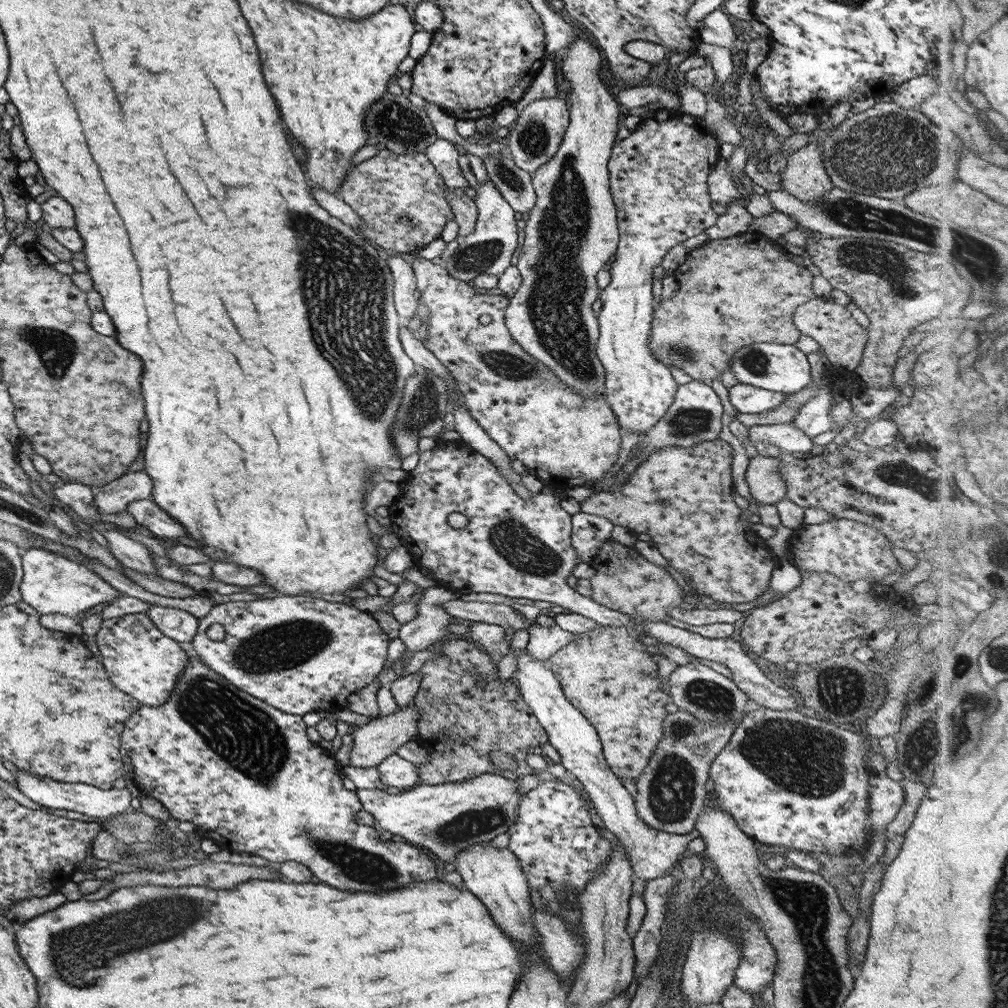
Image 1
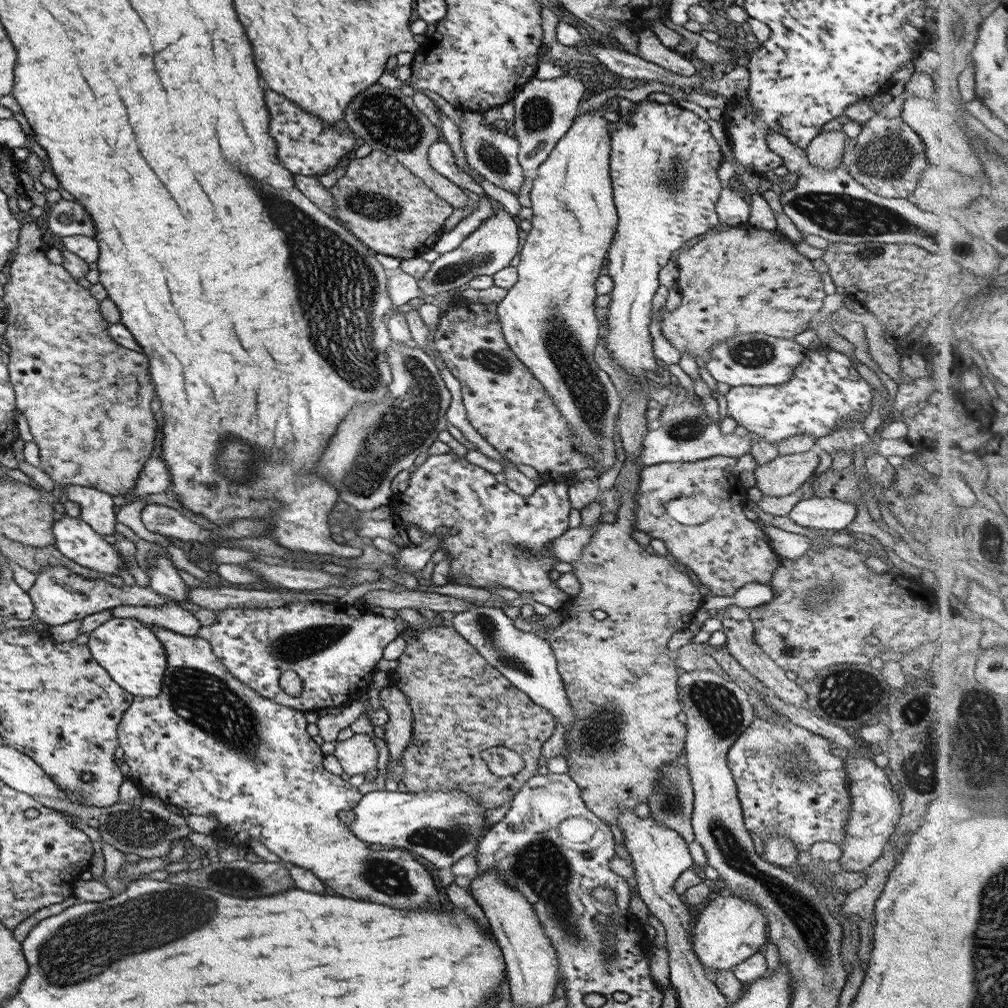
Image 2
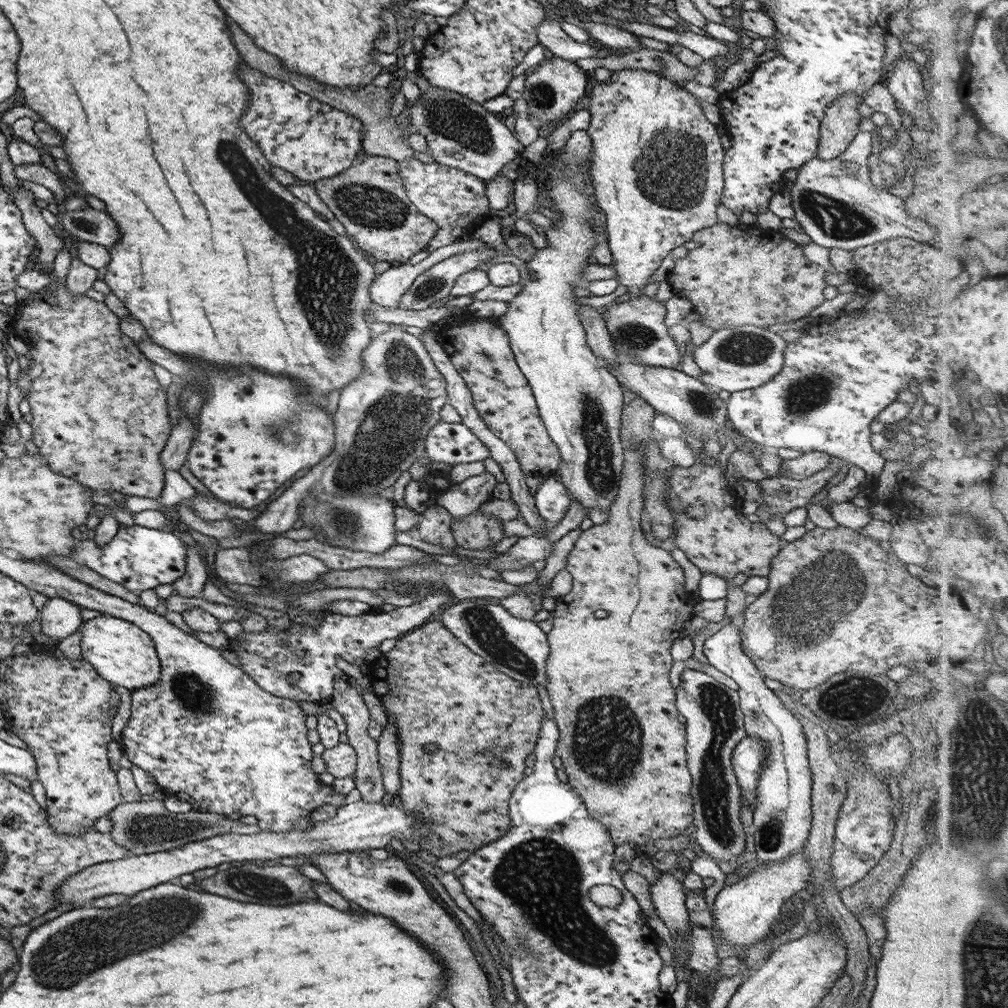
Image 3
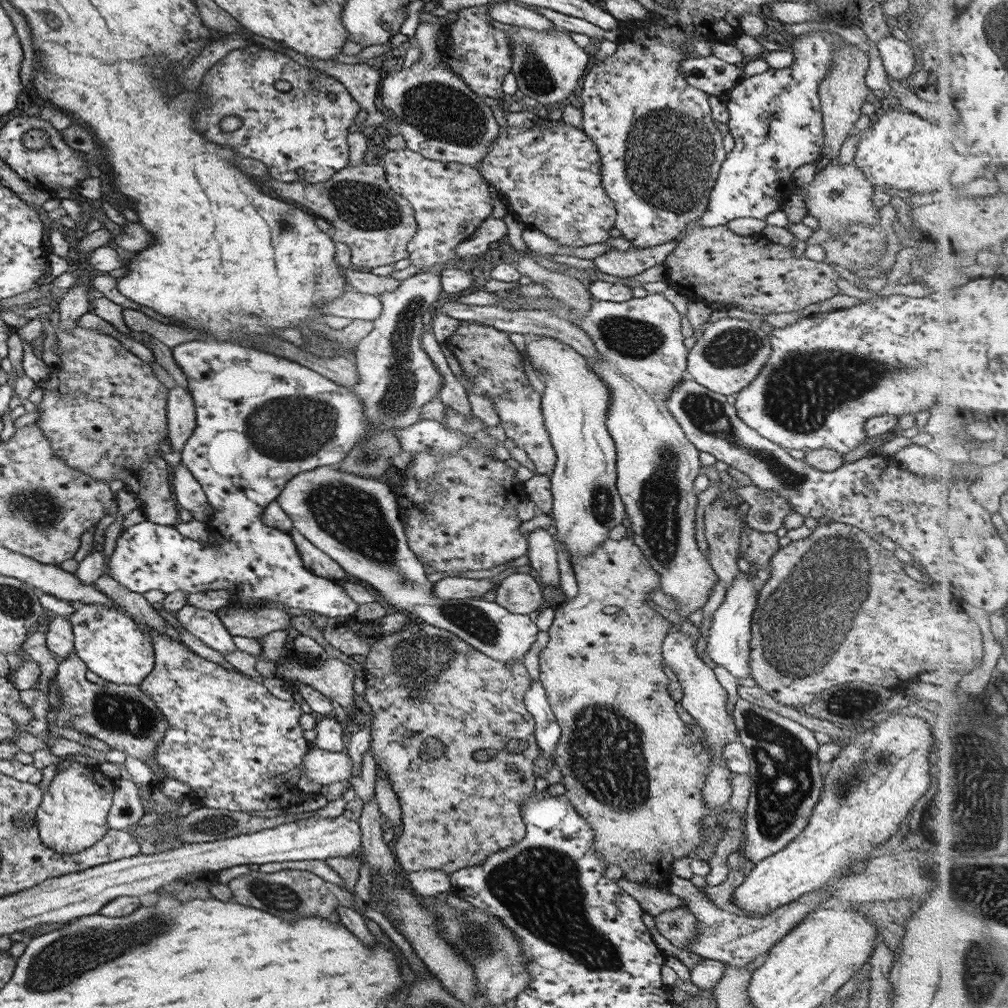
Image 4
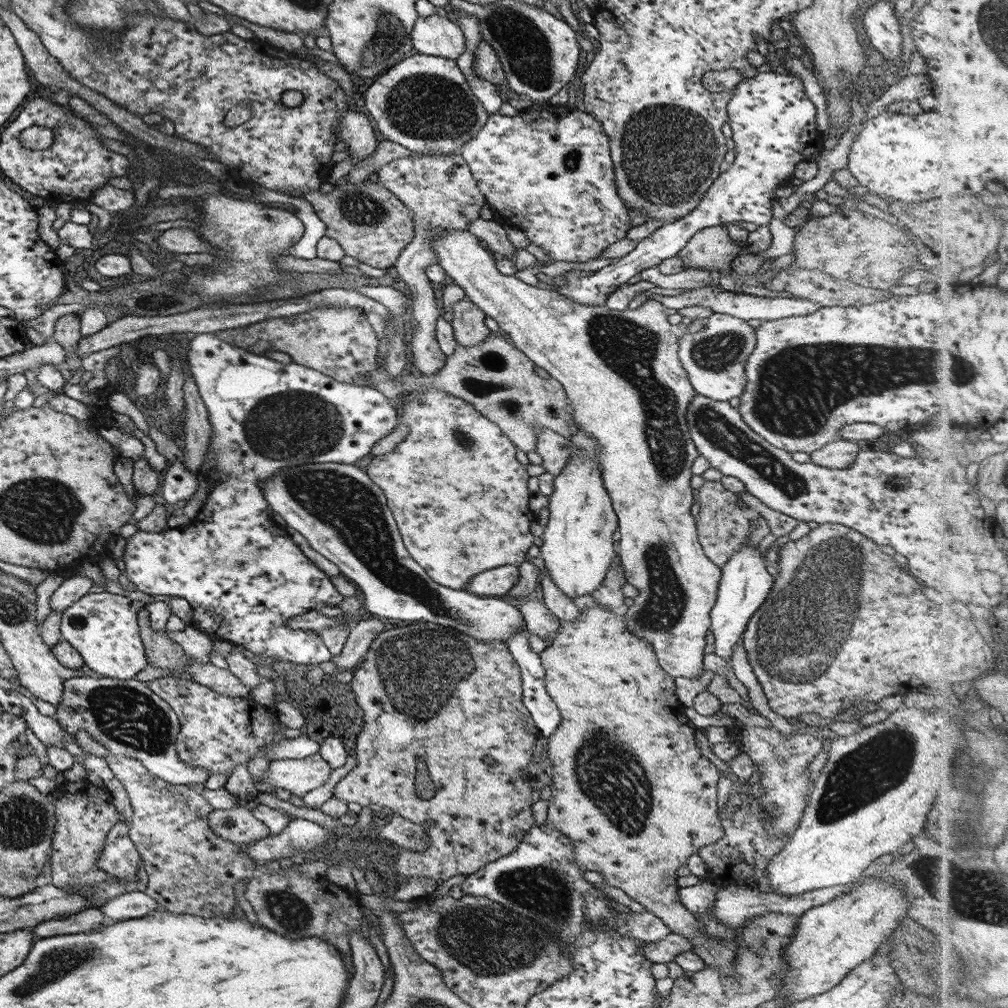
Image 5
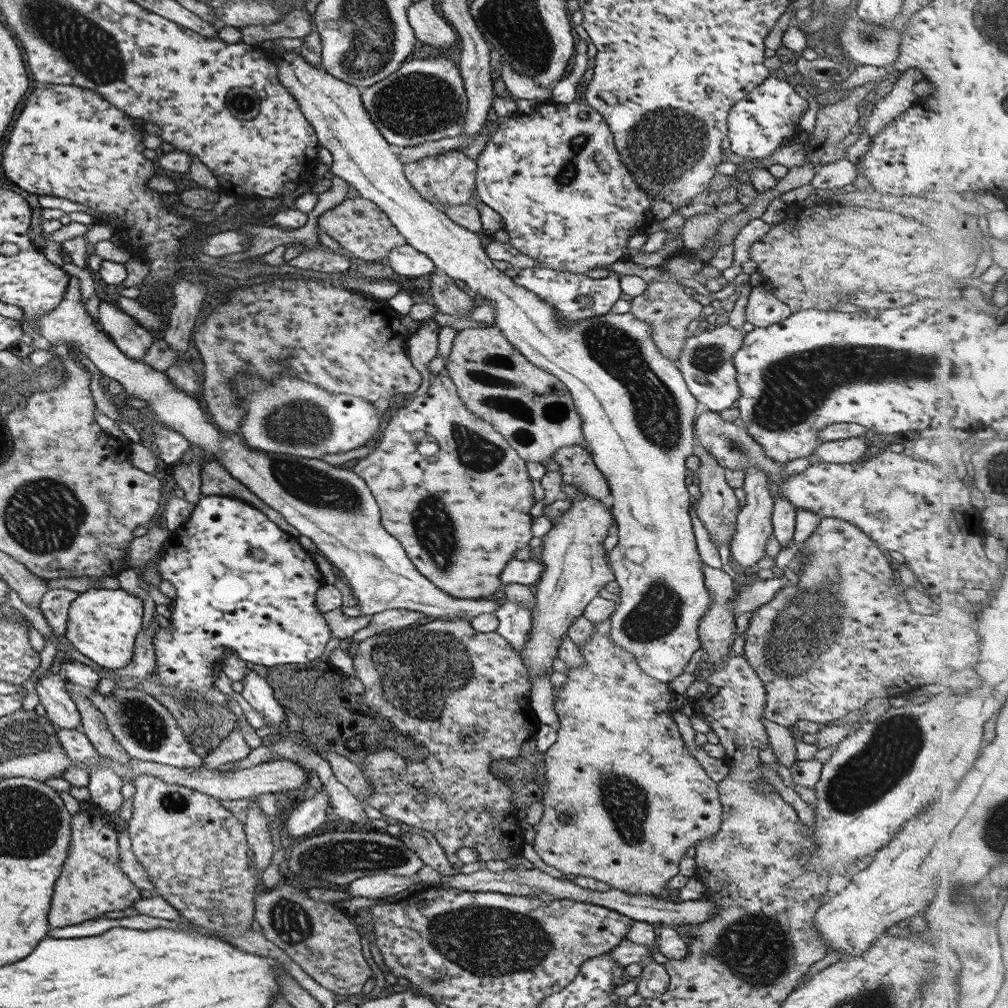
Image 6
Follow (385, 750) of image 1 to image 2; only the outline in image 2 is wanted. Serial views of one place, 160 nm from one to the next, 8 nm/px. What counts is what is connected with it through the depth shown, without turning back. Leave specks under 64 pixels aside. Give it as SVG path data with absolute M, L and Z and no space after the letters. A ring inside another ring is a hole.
M353 733L346 740L336 741L332 755L349 776L375 769L377 764L377 750L367 734Z

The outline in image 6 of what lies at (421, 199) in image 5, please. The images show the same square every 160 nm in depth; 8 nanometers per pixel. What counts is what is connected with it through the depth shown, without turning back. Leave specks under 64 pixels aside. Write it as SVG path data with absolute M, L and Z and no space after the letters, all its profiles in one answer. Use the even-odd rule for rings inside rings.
M459 147L442 155L427 156L419 161L403 164L403 177L407 179L420 198L435 206L471 204L471 194L476 190L474 186L476 165L475 161L463 155L464 149L465 147ZM438 373L435 376L430 374L430 386L424 394L411 398L411 402L407 402L407 406L397 409L395 415L387 423L381 441L377 443L377 447L368 455L359 459L353 466L352 471L362 478L369 487L370 493L376 500L380 508L380 525L403 547L407 558L412 565L422 574L428 581L431 581L440 591L449 594L453 598L460 599L485 599L493 592L500 589L499 573L510 560L513 560L514 552L520 548L528 547L531 540L531 515L529 508L534 503L533 489L531 488L531 480L526 471L525 461L519 458L519 455L507 444L507 441L493 430L492 426L487 422L475 418L463 401L456 393L455 385L452 380ZM435 455L437 461L429 463L425 461L425 457Z

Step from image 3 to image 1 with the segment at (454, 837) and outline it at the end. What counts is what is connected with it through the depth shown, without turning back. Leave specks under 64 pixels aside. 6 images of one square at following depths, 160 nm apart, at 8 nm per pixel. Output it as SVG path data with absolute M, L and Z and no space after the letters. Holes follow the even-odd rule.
M466 637L462 640L443 640L439 646L435 660L423 663L417 670L421 675L417 693L413 698L416 709L420 714L418 718L418 734L416 741L426 749L429 754L429 762L415 765L418 771L418 784L440 785L450 782L466 781L468 778L483 773L503 776L503 770L492 770L491 764L487 764L487 754L494 749L513 754L519 766L511 772L509 780L515 781L525 775L539 775L535 770L525 764L525 757L530 748L540 746L547 741L546 732L539 726L533 711L525 705L521 694L510 681L503 683L497 680L496 660L481 651Z

